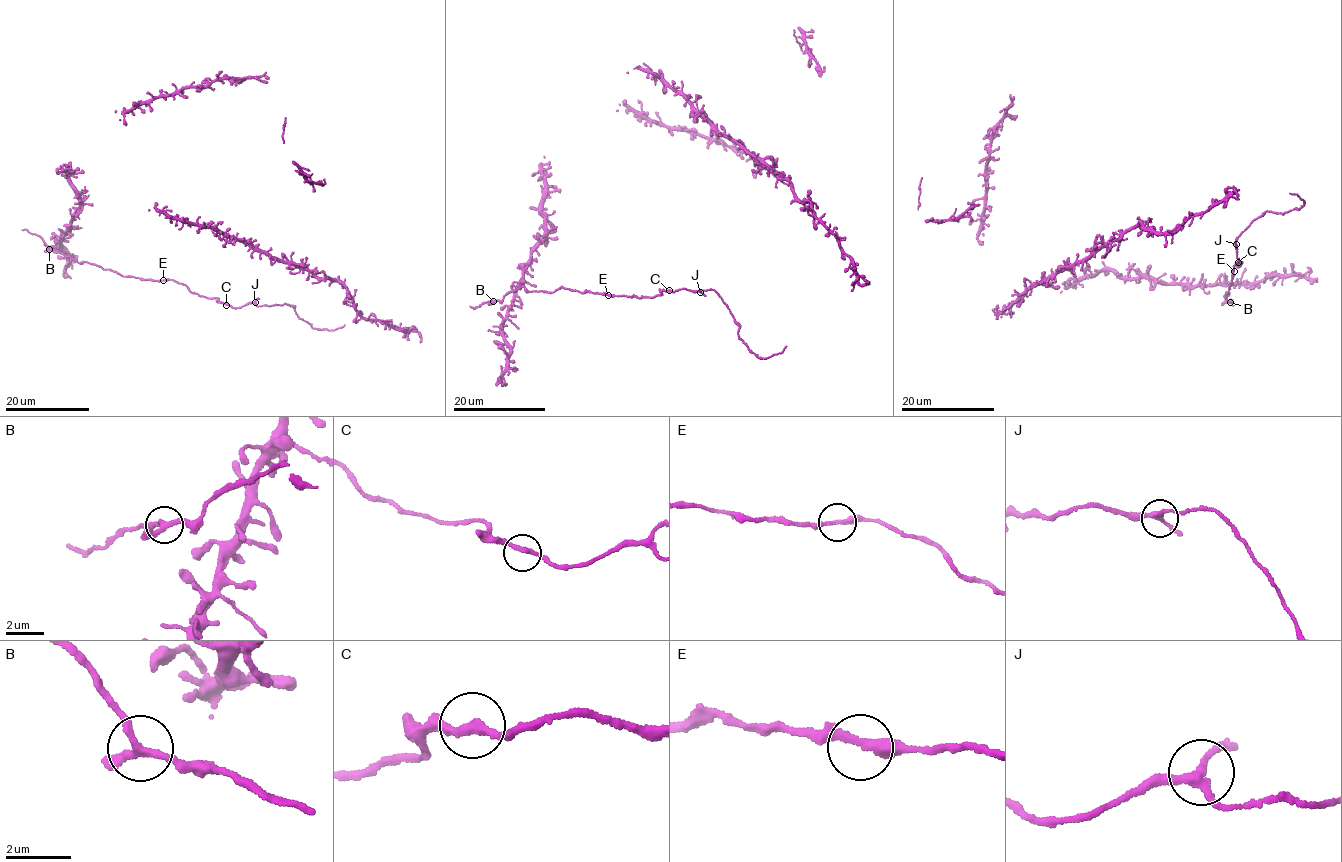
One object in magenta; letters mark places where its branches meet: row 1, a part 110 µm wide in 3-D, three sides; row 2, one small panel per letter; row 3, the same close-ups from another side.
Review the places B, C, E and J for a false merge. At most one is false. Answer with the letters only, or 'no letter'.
no letter

